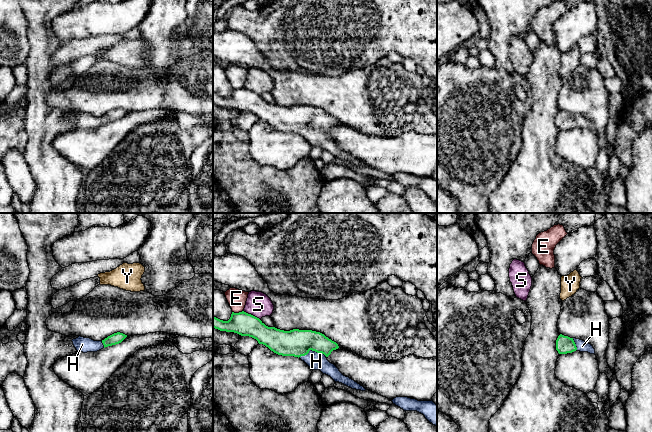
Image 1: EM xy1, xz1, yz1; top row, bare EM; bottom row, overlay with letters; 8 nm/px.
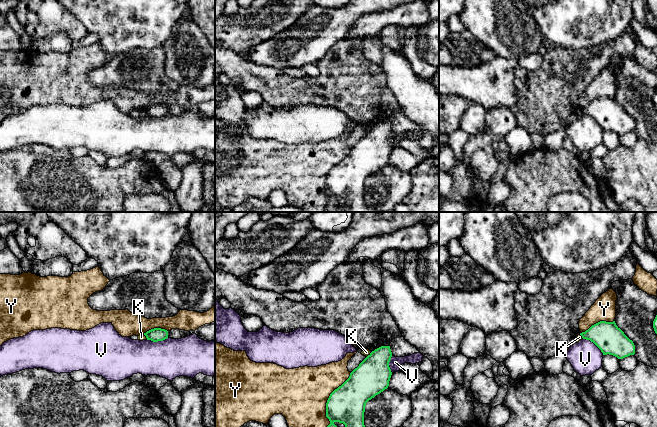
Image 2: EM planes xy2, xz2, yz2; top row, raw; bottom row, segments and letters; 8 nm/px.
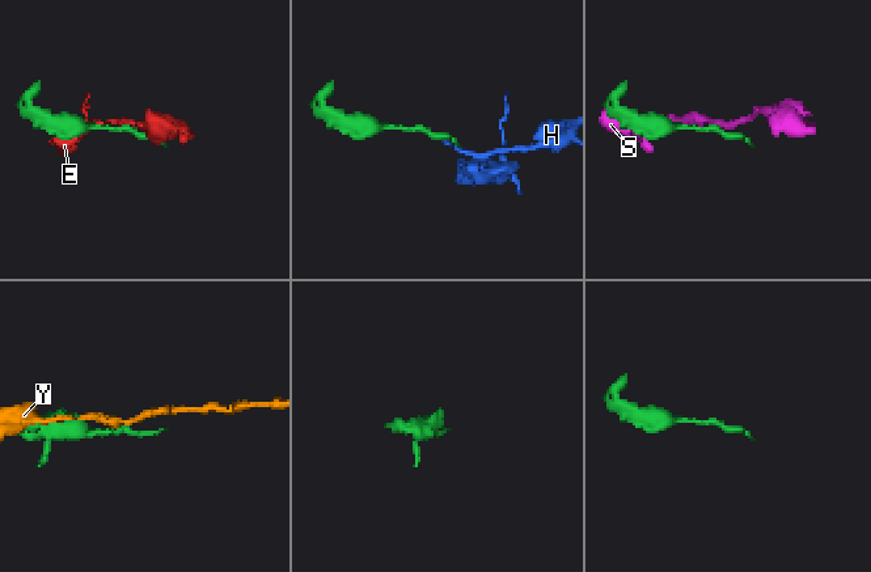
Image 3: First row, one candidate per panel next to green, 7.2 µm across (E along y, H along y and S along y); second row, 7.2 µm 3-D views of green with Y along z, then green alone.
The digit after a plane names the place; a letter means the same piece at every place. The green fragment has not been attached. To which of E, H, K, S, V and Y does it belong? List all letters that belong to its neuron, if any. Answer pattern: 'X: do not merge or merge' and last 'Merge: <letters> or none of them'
E: do not merge
H: merge
K: do not merge
S: do not merge
V: do not merge
Y: do not merge
Merge: H

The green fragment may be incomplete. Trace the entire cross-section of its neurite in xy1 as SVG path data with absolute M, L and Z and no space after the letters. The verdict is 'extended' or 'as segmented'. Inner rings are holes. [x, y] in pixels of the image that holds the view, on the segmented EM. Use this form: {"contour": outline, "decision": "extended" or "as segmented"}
{"contour": "M117 332L108 336L102 341L94 341L90 338L84 338L79 336L78 338L73 339L72 342L78 352L87 353L87 352L97 352L105 347L119 344L126 337L127 335Z", "decision": "extended"}

